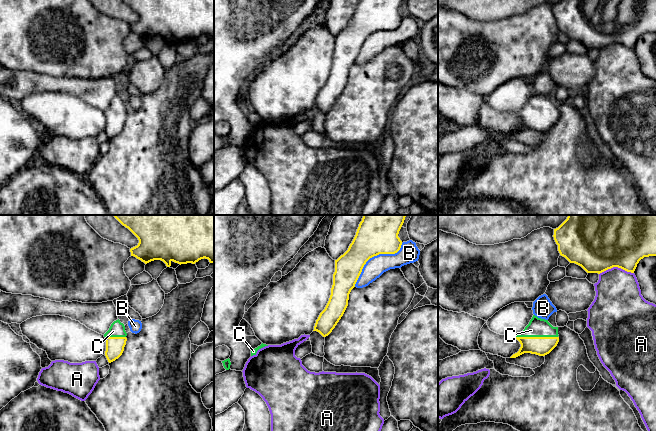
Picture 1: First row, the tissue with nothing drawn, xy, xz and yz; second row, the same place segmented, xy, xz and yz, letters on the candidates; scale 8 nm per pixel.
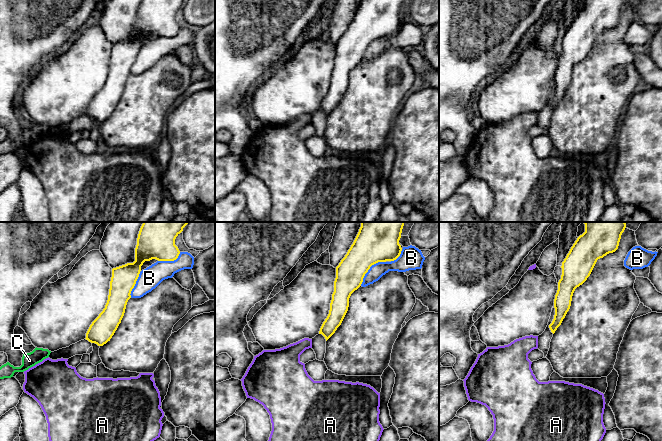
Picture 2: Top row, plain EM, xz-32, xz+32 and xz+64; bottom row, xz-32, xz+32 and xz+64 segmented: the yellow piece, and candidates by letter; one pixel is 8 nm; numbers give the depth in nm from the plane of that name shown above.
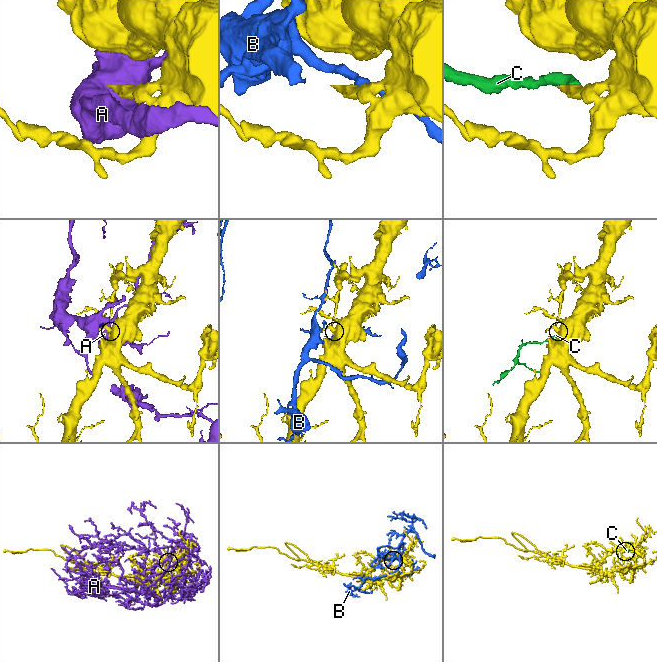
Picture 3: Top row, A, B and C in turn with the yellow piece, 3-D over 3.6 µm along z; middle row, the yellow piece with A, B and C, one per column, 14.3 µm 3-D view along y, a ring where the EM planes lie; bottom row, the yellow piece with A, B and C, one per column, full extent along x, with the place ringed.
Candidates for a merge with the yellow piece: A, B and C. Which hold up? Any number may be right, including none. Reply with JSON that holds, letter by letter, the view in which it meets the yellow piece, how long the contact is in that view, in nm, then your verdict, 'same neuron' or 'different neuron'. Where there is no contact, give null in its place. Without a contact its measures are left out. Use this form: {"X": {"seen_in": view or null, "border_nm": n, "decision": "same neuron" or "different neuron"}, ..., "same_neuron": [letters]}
{"A": {"seen_in": "yz", "border_nm": 280, "decision": "different neuron"}, "B": {"seen_in": "xz", "border_nm": 500, "decision": "different neuron"}, "C": {"seen_in": "yz", "border_nm": 340, "decision": "same neuron"}, "same_neuron": ["C"]}

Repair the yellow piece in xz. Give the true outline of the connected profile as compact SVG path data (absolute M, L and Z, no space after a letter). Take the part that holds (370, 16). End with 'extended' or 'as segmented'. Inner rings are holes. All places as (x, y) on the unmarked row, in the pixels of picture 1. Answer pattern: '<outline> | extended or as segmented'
M359 0L348 26L335 36L331 71L316 96L314 106L328 112L343 92L349 70L366 38L379 30L395 30L402 21L398 13L403 0Z | as segmented

